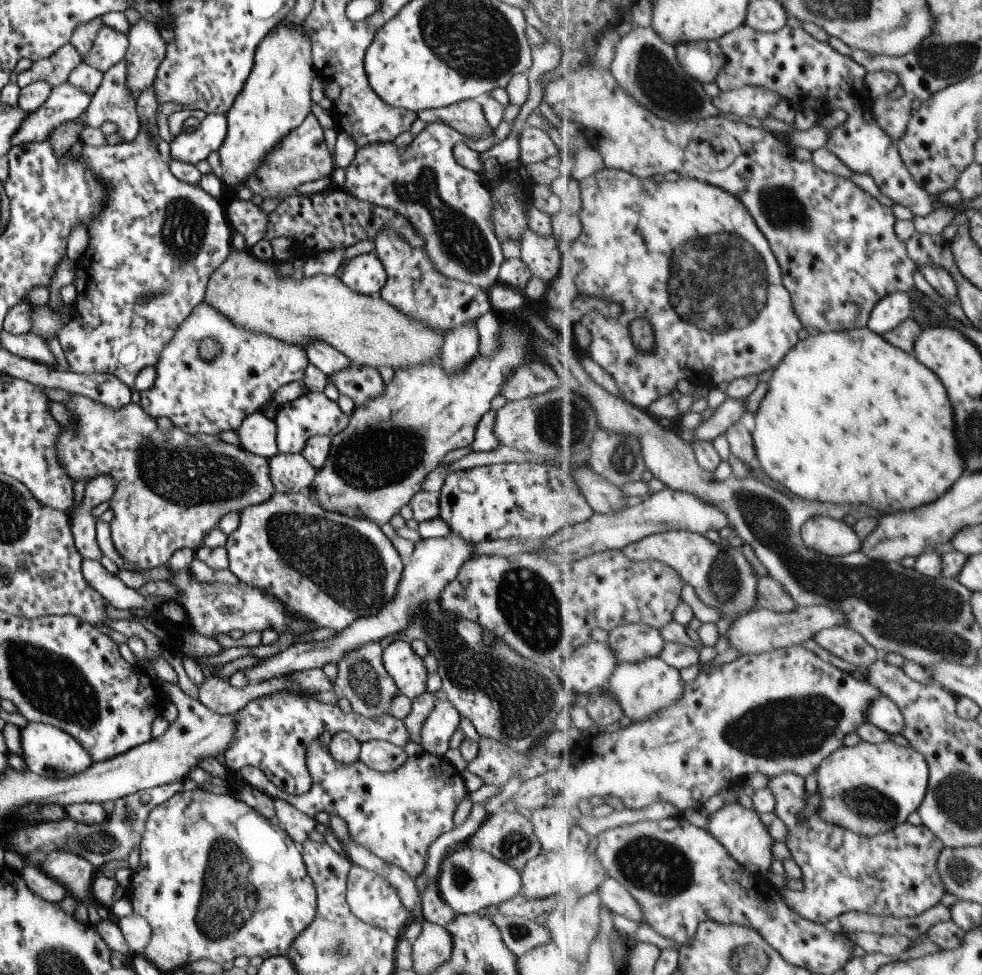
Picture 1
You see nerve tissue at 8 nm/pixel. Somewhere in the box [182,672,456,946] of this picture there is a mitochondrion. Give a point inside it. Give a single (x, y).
(227, 901)

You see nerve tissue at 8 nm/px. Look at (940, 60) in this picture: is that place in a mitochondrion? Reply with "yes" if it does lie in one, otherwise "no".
yes

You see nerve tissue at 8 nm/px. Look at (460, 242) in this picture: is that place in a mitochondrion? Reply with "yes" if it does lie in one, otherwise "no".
yes

